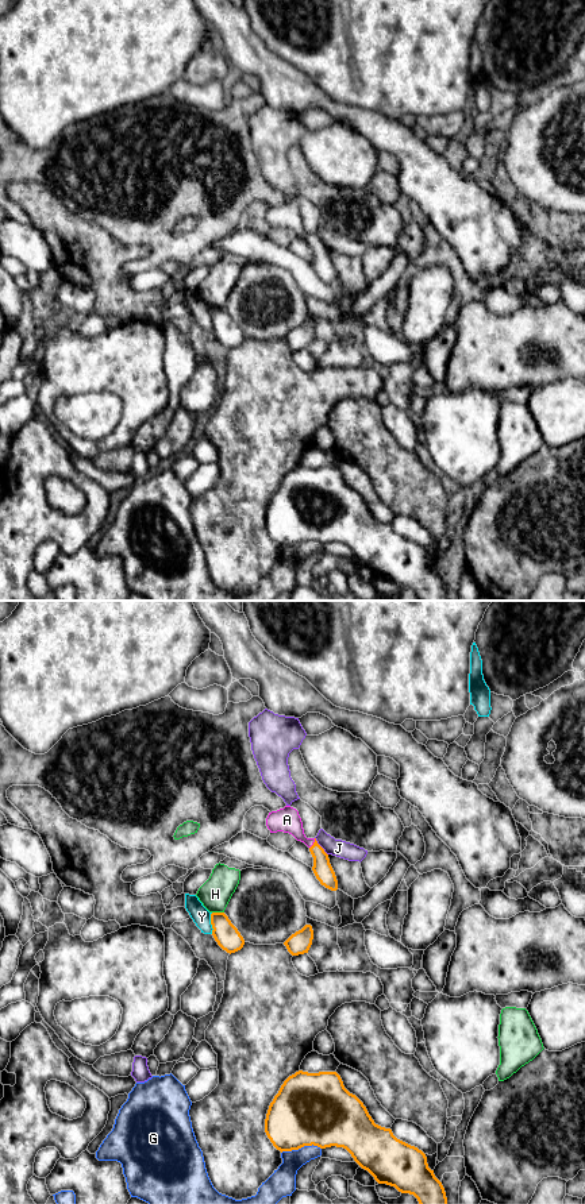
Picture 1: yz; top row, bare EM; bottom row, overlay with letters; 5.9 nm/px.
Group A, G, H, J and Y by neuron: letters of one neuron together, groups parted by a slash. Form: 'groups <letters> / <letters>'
groups A / G / H / J / Y

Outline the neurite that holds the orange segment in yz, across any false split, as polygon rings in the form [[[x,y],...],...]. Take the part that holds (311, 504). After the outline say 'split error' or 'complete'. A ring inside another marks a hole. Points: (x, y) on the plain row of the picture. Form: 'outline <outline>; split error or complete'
outline [[[299,466],[289,471],[269,501],[265,528],[281,548],[312,540],[320,544],[343,543],[378,579],[413,590],[420,601],[447,601],[444,583],[428,563],[426,549],[397,535],[390,524],[376,520],[363,498],[345,483],[336,467]]]; complete

